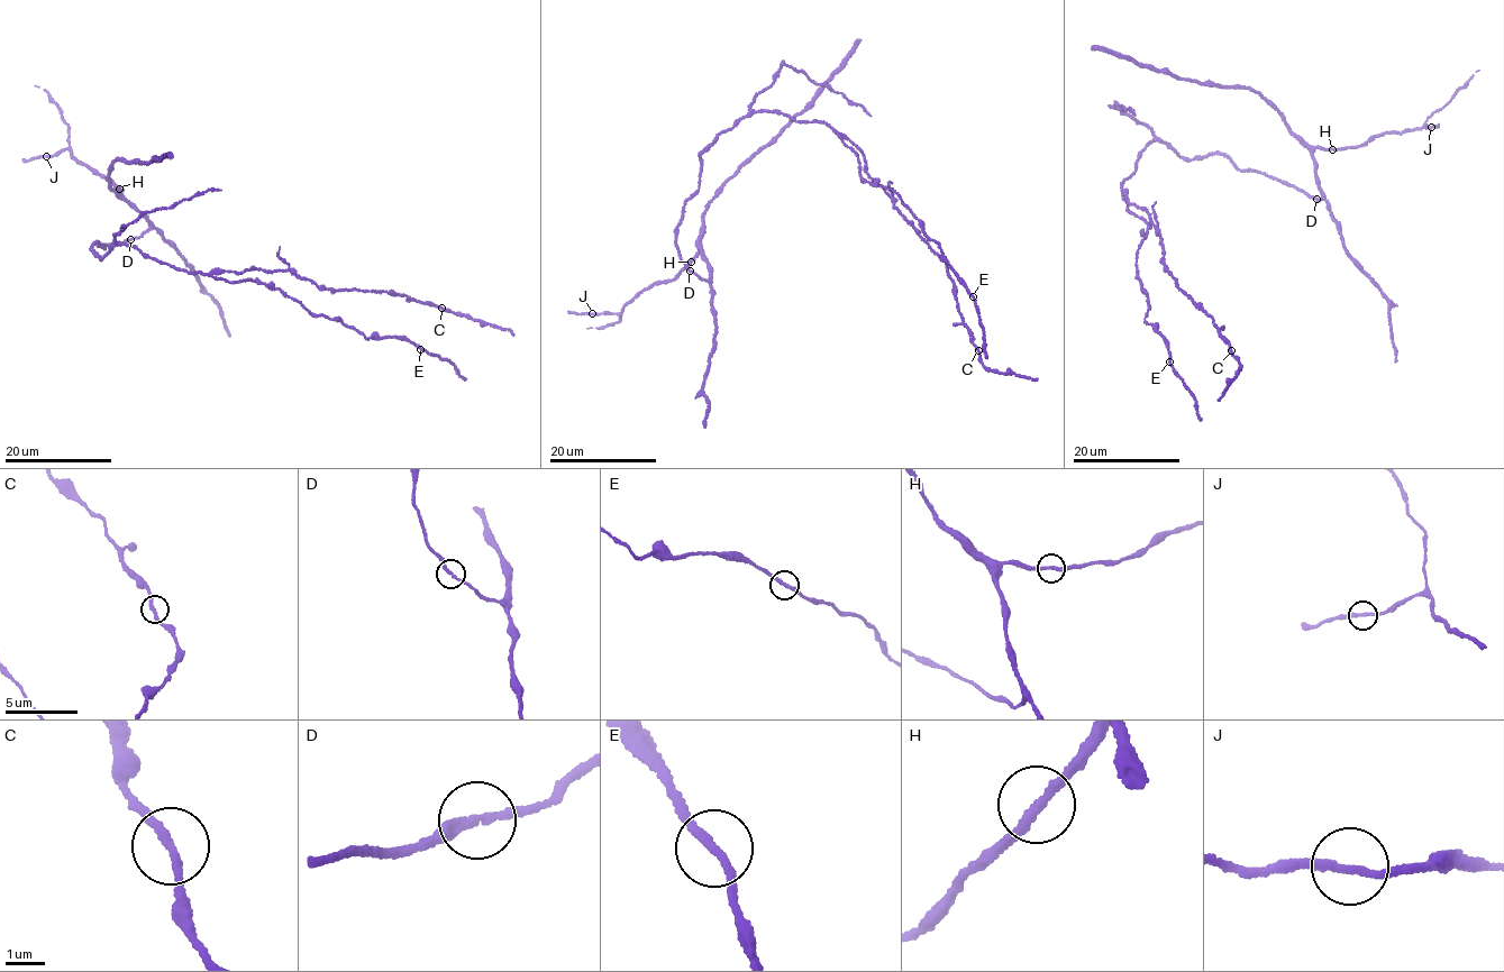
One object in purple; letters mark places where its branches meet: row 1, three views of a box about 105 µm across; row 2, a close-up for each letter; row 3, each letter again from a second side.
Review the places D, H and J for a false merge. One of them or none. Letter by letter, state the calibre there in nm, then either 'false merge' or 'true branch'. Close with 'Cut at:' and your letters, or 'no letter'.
D: calibre 240 nm; true branch
H: calibre 240 nm; true branch
J: calibre 220 nm; true branch
Cut at: no letter

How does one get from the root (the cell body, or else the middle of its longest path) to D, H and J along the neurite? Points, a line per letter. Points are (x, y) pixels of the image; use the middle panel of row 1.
D: (721, 133), (700, 154), (699, 191), (685, 202), (677, 227), (676, 246), (689, 271)
H: (721, 133), (700, 154), (699, 191), (685, 202), (676, 244), (685, 265), (708, 281), (701, 247), (691, 262)
J: (721, 133), (700, 154), (699, 191), (676, 244), (689, 269), (709, 278), (701, 247), (620, 314), (592, 313)

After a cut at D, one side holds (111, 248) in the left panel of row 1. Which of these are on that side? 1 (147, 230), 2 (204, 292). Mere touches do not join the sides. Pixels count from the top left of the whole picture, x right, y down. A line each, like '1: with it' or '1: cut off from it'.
1: cut off from it
2: cut off from it

